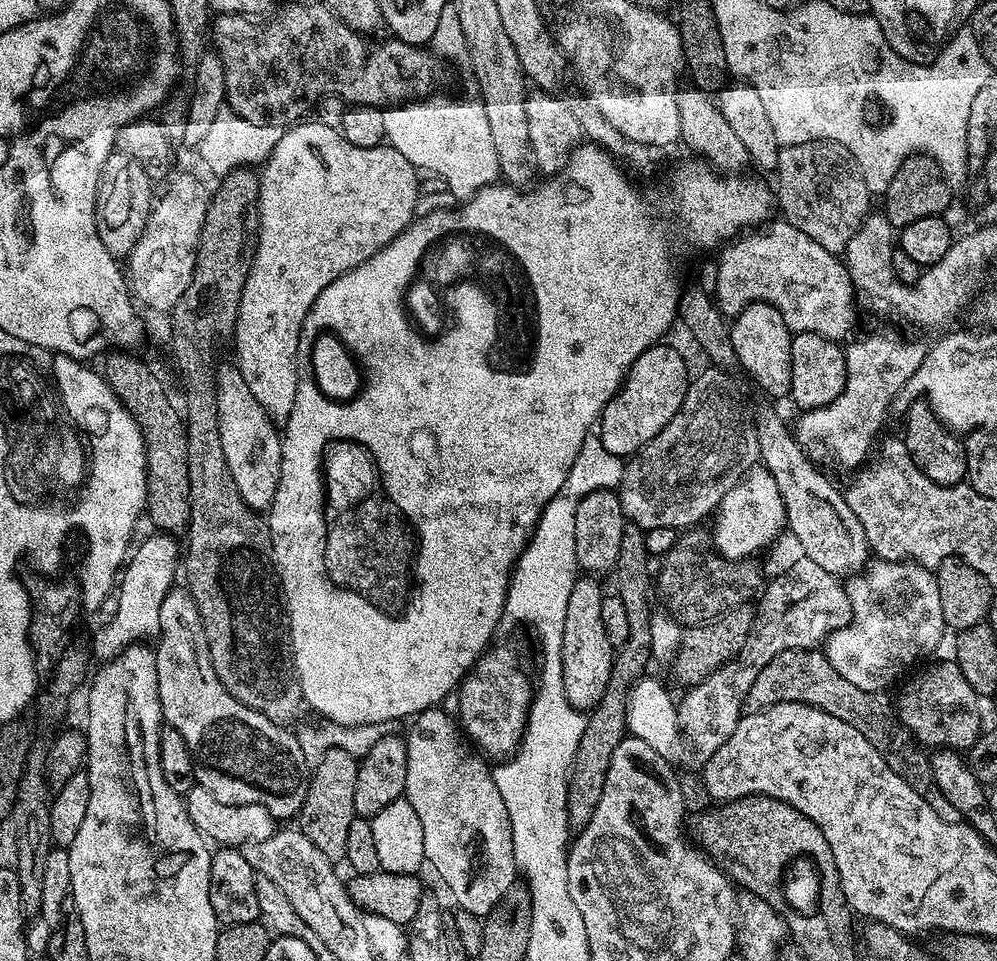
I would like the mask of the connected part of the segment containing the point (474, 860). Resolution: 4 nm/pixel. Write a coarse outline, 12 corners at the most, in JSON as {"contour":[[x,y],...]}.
{"contour":[[440,706],[411,717],[425,861],[483,918],[518,880],[492,768]]}

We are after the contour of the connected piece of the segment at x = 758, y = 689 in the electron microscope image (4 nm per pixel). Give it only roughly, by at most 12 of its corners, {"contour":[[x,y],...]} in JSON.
{"contour":[[823,651],[762,666],[744,712],[802,702],[854,726],[942,822],[964,823],[892,696],[862,690]]}

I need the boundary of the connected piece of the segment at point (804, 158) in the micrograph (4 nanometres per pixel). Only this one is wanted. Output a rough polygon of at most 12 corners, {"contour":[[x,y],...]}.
{"contour":[[780,148],[783,219],[843,254],[870,214],[854,154]]}

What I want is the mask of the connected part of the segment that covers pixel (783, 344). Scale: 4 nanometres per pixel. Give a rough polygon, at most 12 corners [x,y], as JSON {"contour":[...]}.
{"contour":[[766,302],[730,324],[741,369],[768,396],[792,391],[792,338]]}

